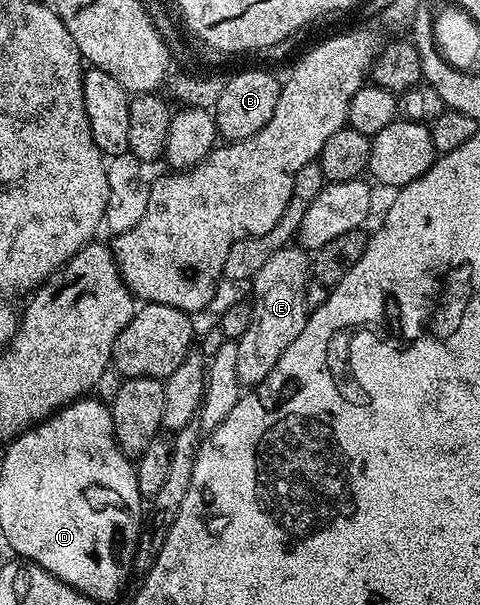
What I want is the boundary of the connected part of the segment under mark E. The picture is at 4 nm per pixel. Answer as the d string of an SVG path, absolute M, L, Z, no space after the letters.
M295 245L287 246L274 252L251 282L255 299L250 302L253 320L245 335L241 335L237 342L237 379L240 386L260 385L265 375L273 371L277 359L285 355L285 347L289 347L289 343L293 343L293 339L301 335L309 316L305 305L305 291L310 262L306 250Z

